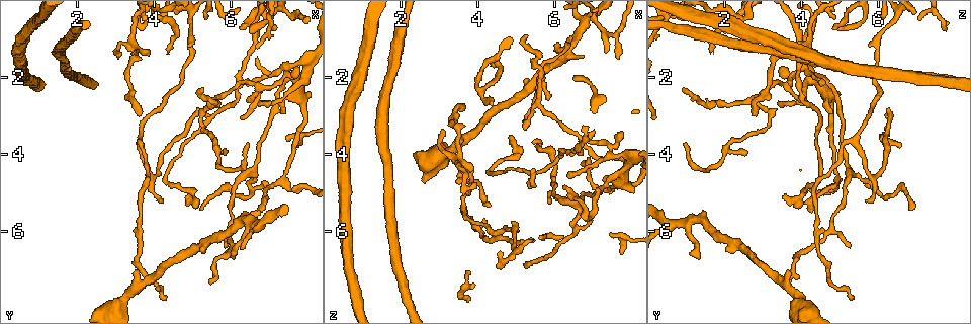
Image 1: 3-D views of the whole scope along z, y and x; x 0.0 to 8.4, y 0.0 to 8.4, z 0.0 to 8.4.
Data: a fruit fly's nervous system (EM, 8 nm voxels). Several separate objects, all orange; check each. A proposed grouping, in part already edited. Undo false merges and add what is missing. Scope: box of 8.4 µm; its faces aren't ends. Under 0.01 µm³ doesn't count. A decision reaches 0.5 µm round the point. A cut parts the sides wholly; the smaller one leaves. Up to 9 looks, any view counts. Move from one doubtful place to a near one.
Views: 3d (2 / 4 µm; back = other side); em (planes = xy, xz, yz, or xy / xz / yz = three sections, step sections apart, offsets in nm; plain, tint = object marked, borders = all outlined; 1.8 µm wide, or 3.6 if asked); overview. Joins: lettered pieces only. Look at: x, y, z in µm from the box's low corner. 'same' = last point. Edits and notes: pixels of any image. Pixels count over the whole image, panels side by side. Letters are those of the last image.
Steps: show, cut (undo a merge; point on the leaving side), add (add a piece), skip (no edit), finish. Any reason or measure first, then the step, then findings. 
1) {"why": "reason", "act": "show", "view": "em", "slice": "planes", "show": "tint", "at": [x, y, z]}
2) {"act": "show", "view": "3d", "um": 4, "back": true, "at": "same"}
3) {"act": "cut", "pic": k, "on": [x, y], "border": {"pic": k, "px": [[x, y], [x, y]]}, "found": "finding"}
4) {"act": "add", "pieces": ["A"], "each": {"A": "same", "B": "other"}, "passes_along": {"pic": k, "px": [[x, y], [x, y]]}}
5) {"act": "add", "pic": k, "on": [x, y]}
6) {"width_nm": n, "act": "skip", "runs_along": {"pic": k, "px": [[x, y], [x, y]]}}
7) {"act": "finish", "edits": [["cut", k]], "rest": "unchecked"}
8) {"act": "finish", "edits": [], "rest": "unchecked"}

{"why": "tapers out", "act": "show", "view": "em", "slice": "yz", "step": 8, "show": "borders", "at": [7.10, 0.70, 4.90]}

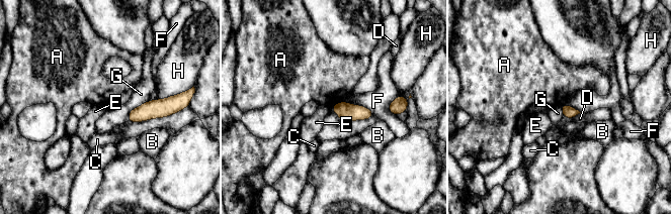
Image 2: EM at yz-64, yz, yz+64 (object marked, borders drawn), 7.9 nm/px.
{"act": "skip", "each": {"A": "other", "B": "other", "C": "other", "D": "other", "E": "other", "F": "other", "G": "other", "H": "other"}, "border": {"pic": 2, "px": [[148, 100], [135, 107], [128, 120]]}, "found": "none of them fits"}

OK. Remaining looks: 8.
{"why": "an open end", "act": "show", "view": "3d", "um": 4, "at": [6.55, 0.85, 2.00]}

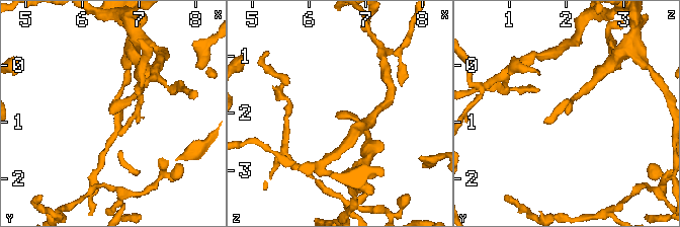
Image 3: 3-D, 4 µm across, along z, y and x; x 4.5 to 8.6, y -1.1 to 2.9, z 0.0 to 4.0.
{"act": "show", "view": "em", "slice": "planes", "show": "tint", "at": [6.45, 0.80, 2.00]}

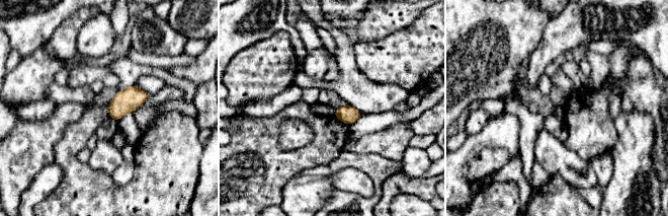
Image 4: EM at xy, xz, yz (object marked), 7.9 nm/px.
{"act": "show", "view": "em", "slice": "planes", "show": "borders", "at": "same"}

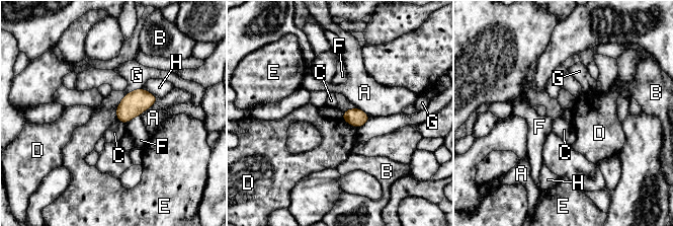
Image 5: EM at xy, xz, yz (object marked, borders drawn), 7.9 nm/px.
{"act": "skip", "each": {"A": "other", "B": "other", "C": "other", "D": "other", "E": "other", "F": "other", "G": "other", "H": "other"}, "found": "none of them fits"}

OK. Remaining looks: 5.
{"why": "branch stops here", "act": "show", "view": "em", "slice": "yz", "step": 4, "show": "borders", "at": [6.75, 5.50, 4.30]}

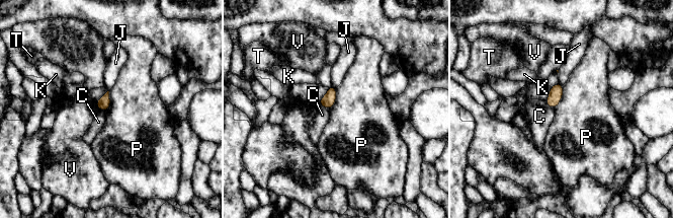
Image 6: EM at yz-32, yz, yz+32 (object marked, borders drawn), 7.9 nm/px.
{"act": "show", "view": "em", "slice": "planes", "show": "borders", "at": "same"}

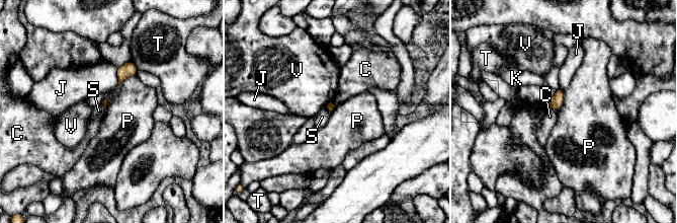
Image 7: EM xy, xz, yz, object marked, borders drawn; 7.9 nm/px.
{"act": "skip", "each": {"C": "other", "J": "other", "K": "other", "P": "other", "S": "other", "T": "other", "V": "other"}, "border": {"pic": 7, "px": [[564, 90], [563, 104], [557, 110]]}, "found": "none of them fits"}

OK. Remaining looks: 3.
{"why": "tapers out", "act": "show", "view": "em", "slice": "planes", "show": "tint", "at": [5.20, 5.40, 6.85]}

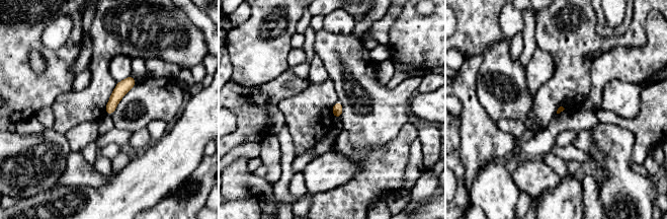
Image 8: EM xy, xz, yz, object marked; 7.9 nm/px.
{"act": "show", "view": "em", "slice": "planes", "show": "borders", "at": "same"}

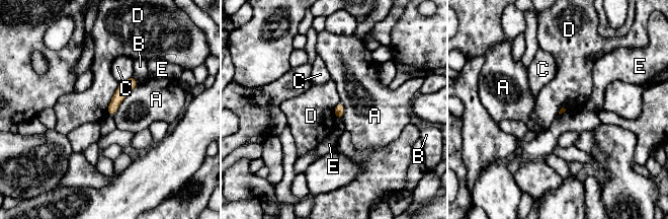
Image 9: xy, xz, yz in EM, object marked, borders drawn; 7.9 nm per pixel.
{"act": "skip", "each": {"A": "other", "B": "other", "C": "other", "D": "other", "E": "other"}, "found": "none of them fits"}

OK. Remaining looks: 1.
{"act": "finish", "edits": [], "rest": "unchecked"}

